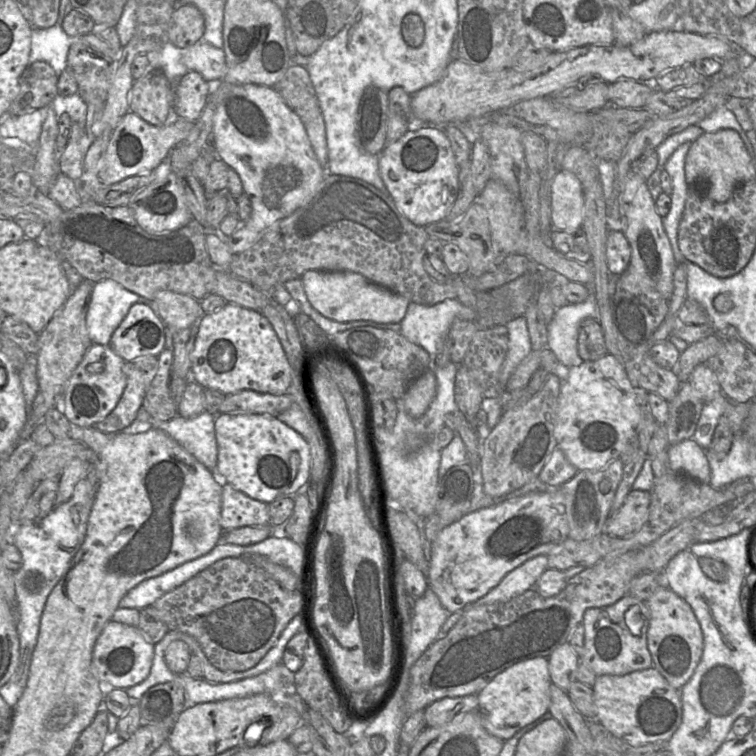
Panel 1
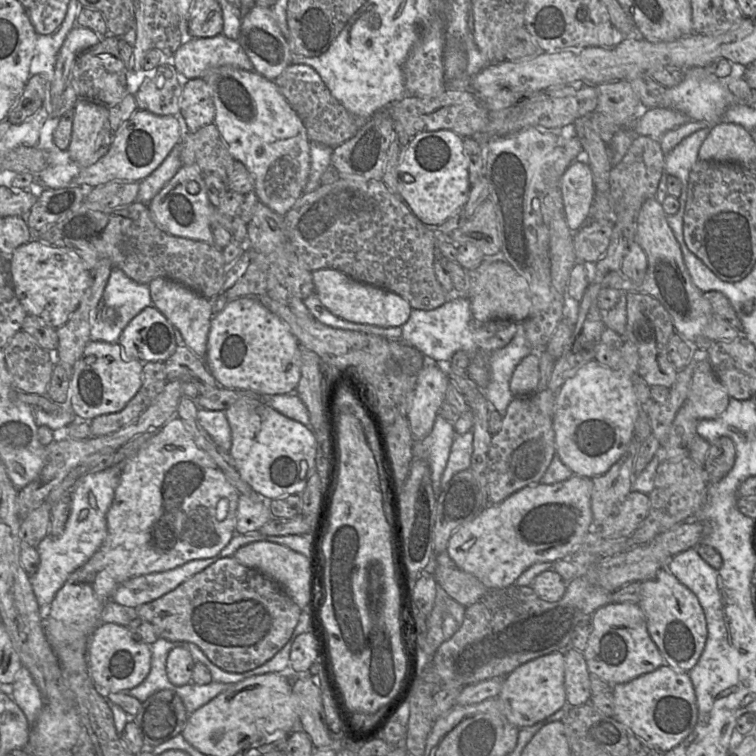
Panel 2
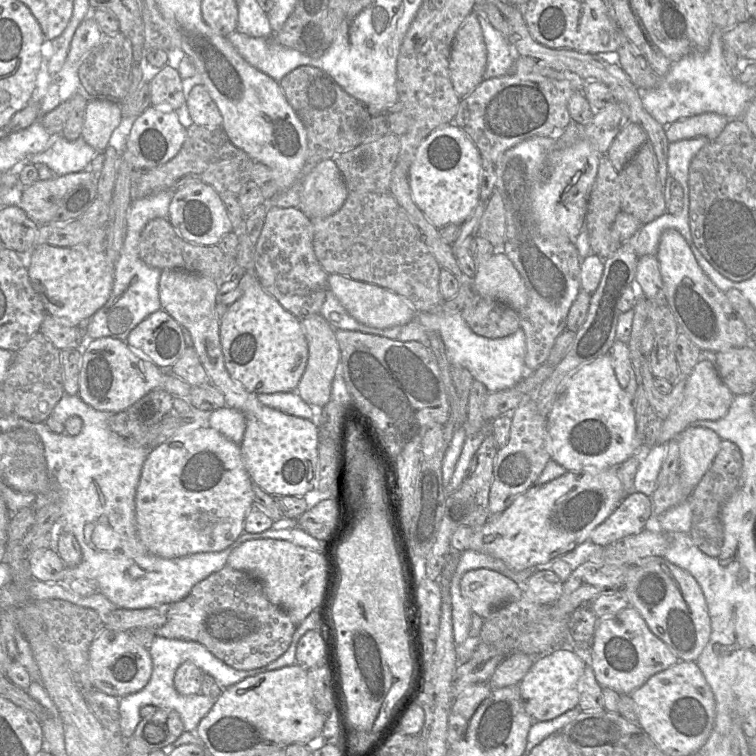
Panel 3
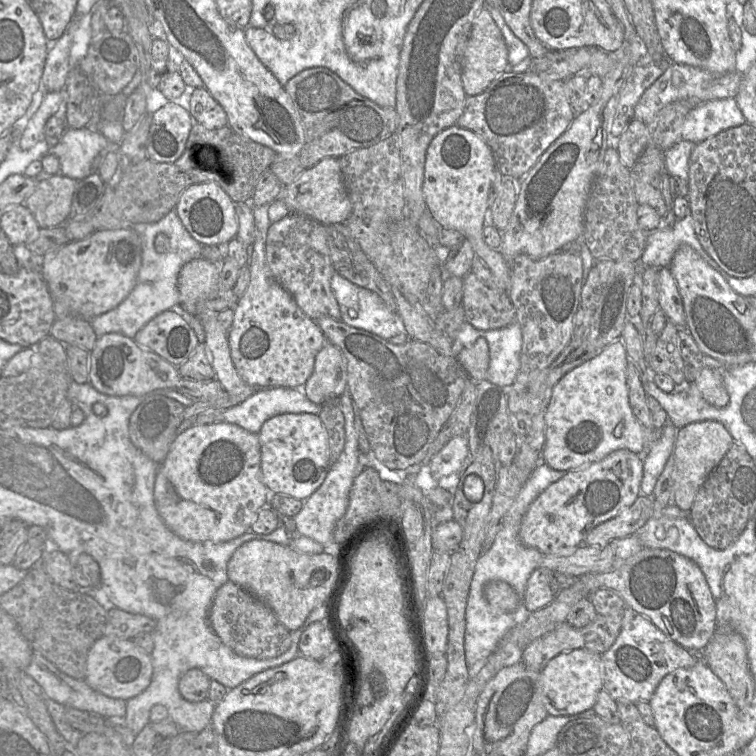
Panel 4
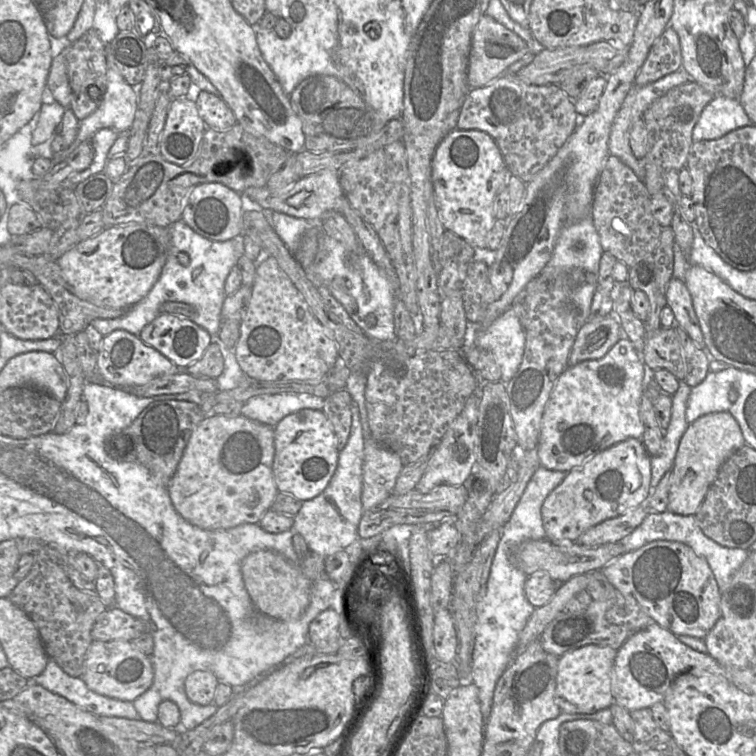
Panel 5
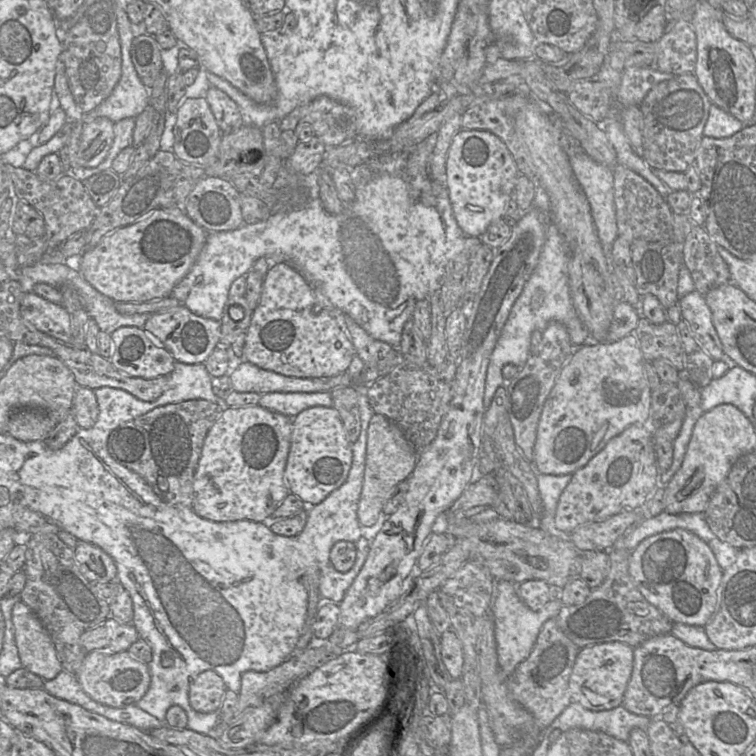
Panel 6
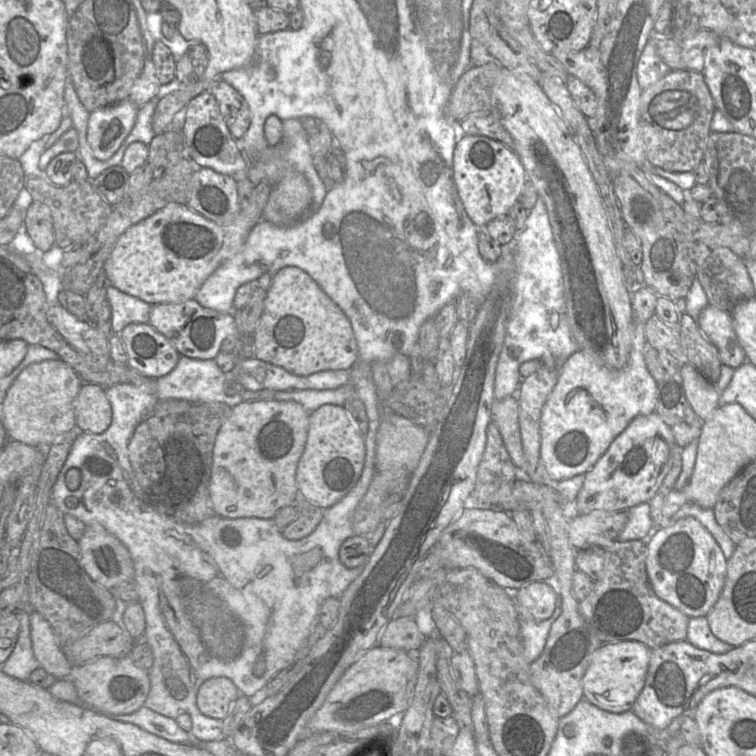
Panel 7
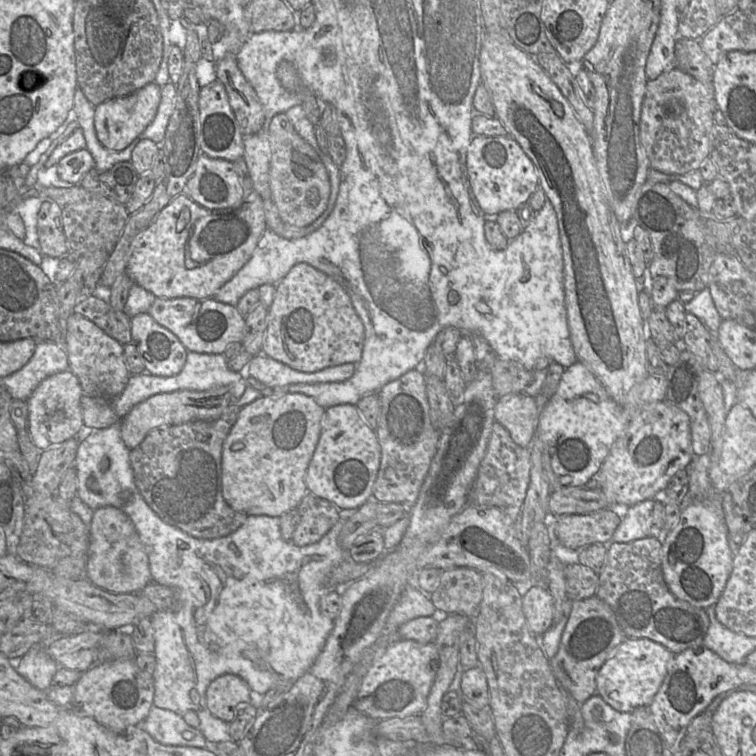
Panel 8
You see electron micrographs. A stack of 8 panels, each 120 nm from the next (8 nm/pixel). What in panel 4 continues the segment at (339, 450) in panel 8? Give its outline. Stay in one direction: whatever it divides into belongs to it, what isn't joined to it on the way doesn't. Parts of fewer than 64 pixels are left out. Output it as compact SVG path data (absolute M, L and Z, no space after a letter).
M284 413L267 419L257 433L261 451L261 476L271 494L289 495L305 501L323 483L330 470L328 436L319 415Z

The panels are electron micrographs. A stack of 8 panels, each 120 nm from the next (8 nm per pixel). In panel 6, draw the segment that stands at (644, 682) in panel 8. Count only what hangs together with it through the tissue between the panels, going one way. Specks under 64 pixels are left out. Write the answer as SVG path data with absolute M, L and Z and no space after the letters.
M606 642L580 649L569 678L572 702L592 711L621 706L633 670L634 648L622 642Z

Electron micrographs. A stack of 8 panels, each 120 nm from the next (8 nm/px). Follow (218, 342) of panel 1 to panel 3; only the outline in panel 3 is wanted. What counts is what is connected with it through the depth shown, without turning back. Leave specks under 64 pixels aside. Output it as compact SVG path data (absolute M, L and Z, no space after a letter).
M254 265L252 269L246 269L246 272L252 275L251 285L228 307L220 321L225 367L231 377L248 392L260 394L294 391L305 371L309 353L301 320L263 289Z

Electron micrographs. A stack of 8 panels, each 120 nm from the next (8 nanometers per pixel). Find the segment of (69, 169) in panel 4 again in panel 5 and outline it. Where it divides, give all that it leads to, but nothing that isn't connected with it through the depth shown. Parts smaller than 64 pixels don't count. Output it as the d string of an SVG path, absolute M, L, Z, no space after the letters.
M103 128L97 131L90 139L94 148L94 158L88 168L72 173L66 179L68 185L75 186L93 174L104 173L108 162L108 152L116 141L119 133L111 128Z

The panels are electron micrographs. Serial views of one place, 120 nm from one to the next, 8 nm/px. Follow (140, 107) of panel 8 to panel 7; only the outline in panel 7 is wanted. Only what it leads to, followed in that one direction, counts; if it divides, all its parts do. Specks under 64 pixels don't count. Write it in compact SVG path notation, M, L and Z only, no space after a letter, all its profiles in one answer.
M124 99L90 112L87 142L95 158L107 160L118 150L136 122L139 107Z

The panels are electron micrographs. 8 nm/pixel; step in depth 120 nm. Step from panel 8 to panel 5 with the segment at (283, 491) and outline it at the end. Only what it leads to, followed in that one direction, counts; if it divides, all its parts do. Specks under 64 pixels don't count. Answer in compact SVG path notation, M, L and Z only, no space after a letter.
M206 415L192 432L167 492L177 513L204 530L227 530L241 524L259 523L270 509L278 490L273 476L274 427L243 415Z

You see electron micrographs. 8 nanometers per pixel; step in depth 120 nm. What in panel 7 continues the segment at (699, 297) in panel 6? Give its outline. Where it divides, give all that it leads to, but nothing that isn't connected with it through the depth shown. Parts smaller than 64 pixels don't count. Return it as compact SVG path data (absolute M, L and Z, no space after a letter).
M708 305L699 314L697 324L717 348L722 364L736 369L747 361L734 331L730 312Z

